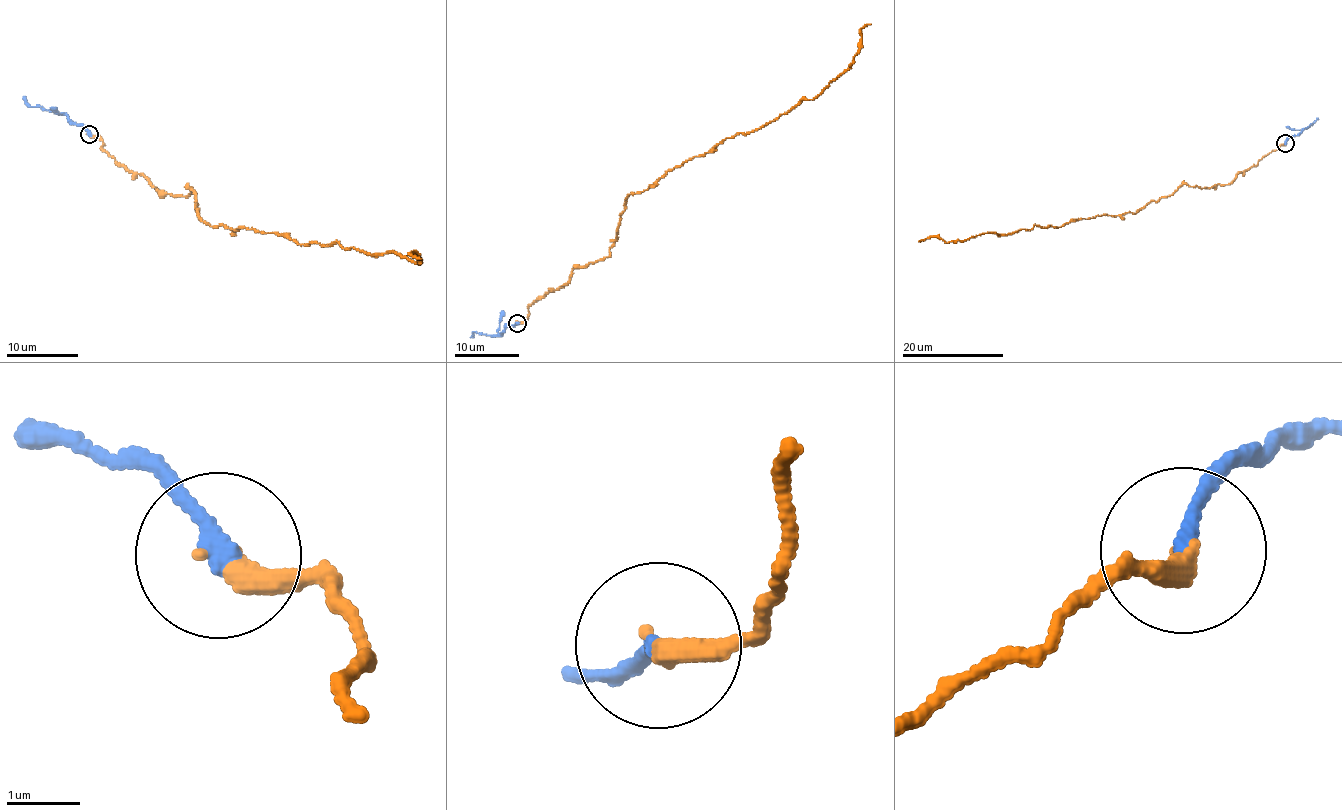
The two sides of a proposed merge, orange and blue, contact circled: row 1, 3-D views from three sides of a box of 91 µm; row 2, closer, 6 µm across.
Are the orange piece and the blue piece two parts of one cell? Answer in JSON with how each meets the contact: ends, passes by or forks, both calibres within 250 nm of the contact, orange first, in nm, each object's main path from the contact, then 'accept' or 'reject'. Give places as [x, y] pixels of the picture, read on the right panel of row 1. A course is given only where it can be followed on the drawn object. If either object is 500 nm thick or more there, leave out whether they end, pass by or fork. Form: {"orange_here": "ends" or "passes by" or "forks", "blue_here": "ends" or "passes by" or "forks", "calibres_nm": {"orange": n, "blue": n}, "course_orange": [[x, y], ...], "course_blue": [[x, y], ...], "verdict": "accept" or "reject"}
{"orange_here": "ends", "blue_here": "ends", "calibres_nm": {"orange": 280, "blue": 260}, "course_orange": [[1285, 143], [1227, 184], [1206, 188], [1184, 184], [1136, 213], [964, 241], [918, 241]], "course_blue": [[1285, 143], [1318, 118]], "verdict": "accept"}

